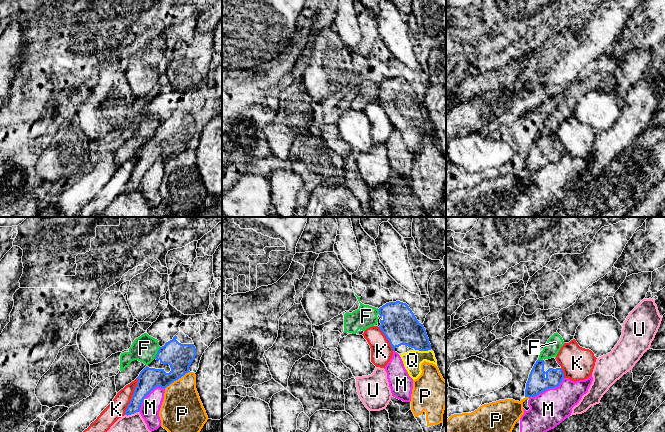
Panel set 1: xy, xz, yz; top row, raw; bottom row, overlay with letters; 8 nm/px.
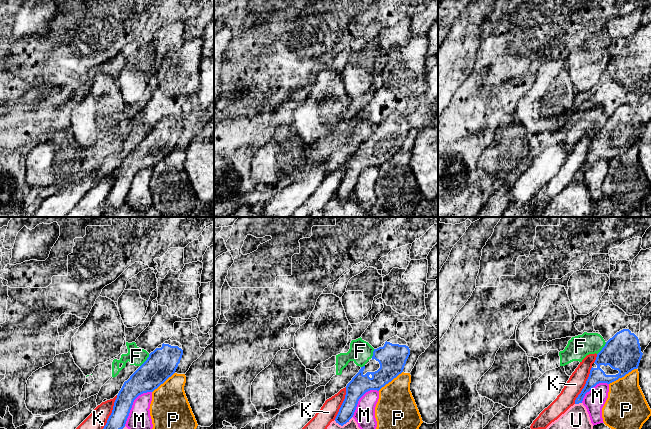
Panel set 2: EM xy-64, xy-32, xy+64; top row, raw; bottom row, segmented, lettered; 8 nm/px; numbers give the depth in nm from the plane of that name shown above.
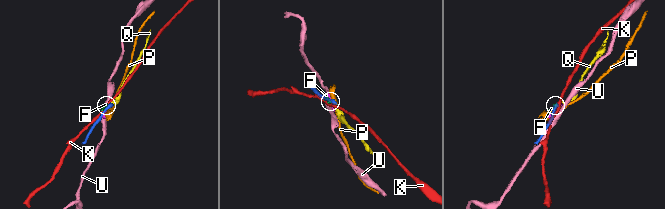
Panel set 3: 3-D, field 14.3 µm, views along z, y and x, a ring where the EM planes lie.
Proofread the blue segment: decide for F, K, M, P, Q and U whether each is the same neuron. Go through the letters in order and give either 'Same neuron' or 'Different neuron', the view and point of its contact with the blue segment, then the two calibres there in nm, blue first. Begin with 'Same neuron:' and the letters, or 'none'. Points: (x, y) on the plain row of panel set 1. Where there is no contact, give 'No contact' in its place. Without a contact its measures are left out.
Same neuron: Q
F: Different neuron. Touches blue at xy (157, 129). Thickness 220 nm (blue) against 200 nm
K: Different neuron. Touches blue at xy (132, 172). Thickness 180 nm (blue) against 150 nm
M: Different neuron. Touches blue at yz (547, 164). Thickness 160 nm (blue) against 300 nm
P: Different neuron. Touches blue at xy (176, 155). Thickness 220 nm (blue) against 320 nm
Q: Same neuron. Touches blue at xz (423, 126). Thickness 280 nm (blue) against 160 nm
U: Different neuron. Touches blue at xy (131, 189). Thickness 130 nm (blue) against 360 nm

